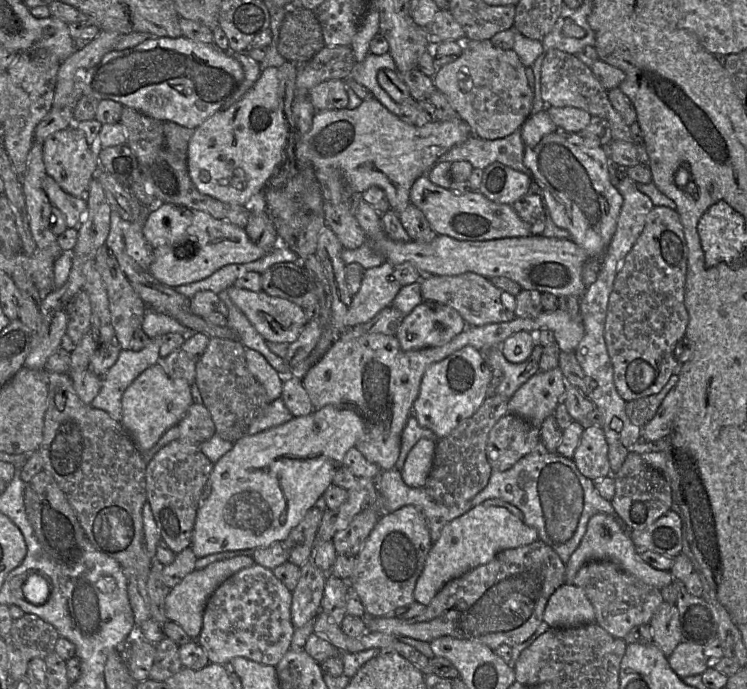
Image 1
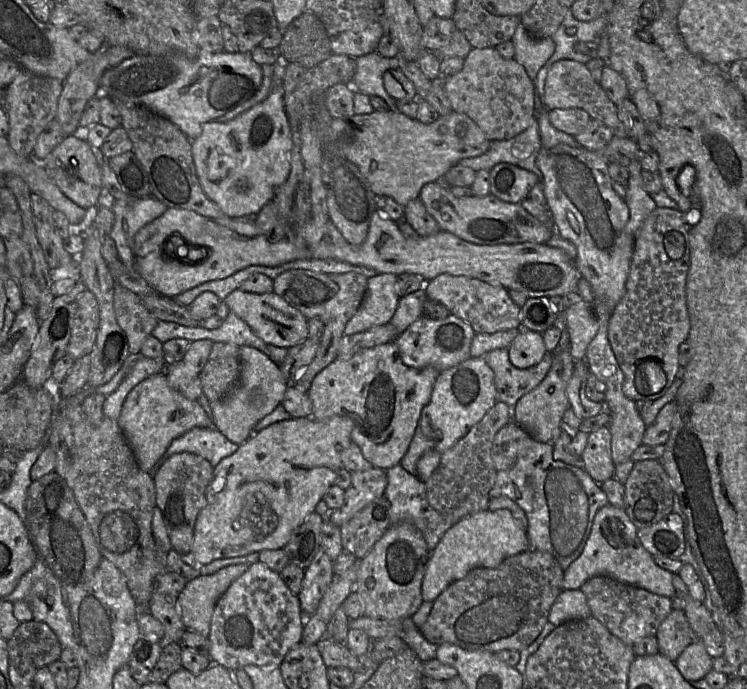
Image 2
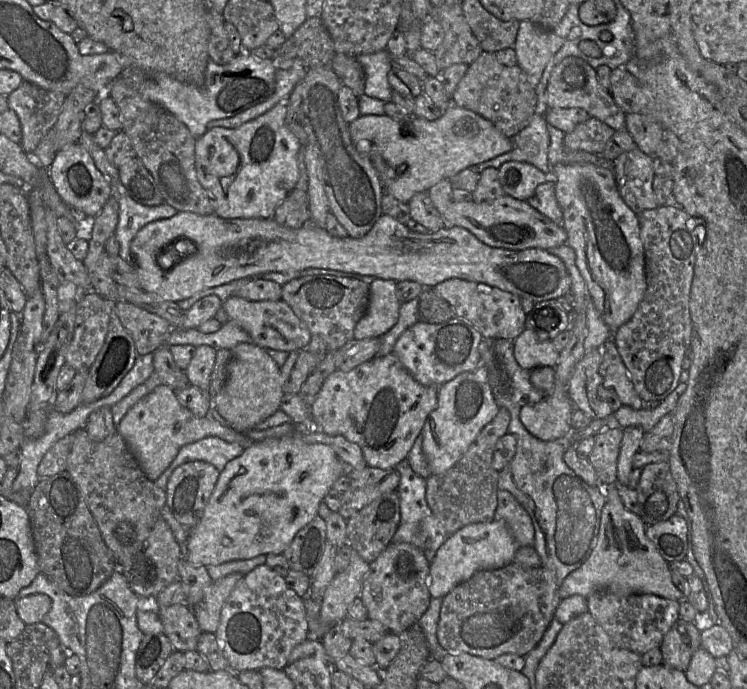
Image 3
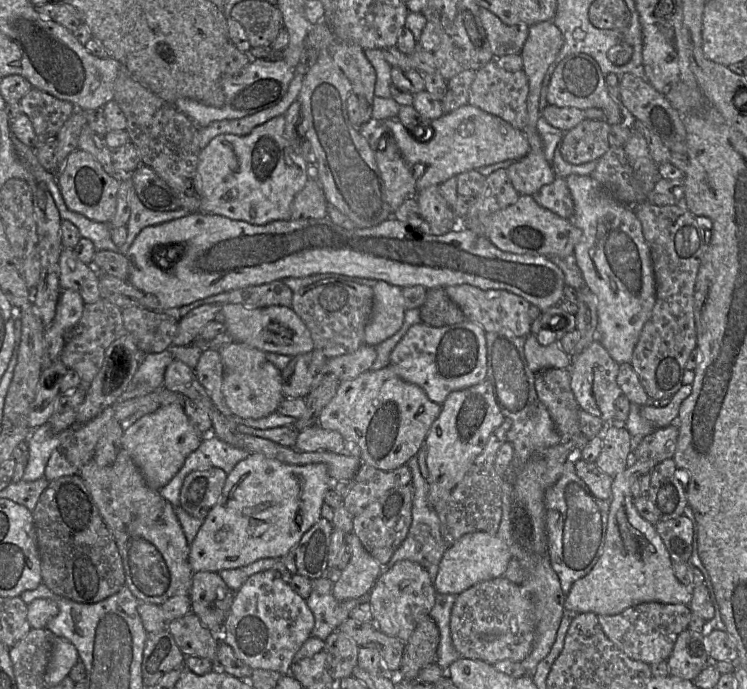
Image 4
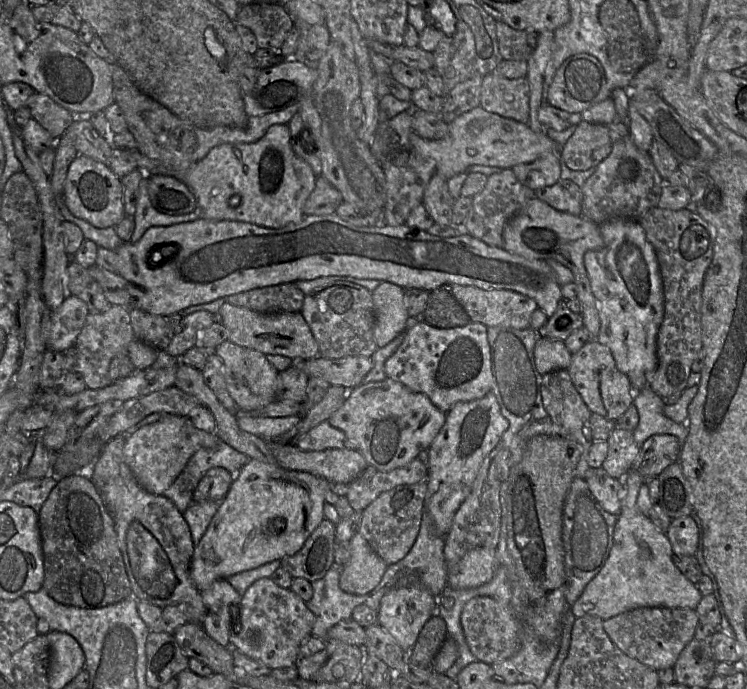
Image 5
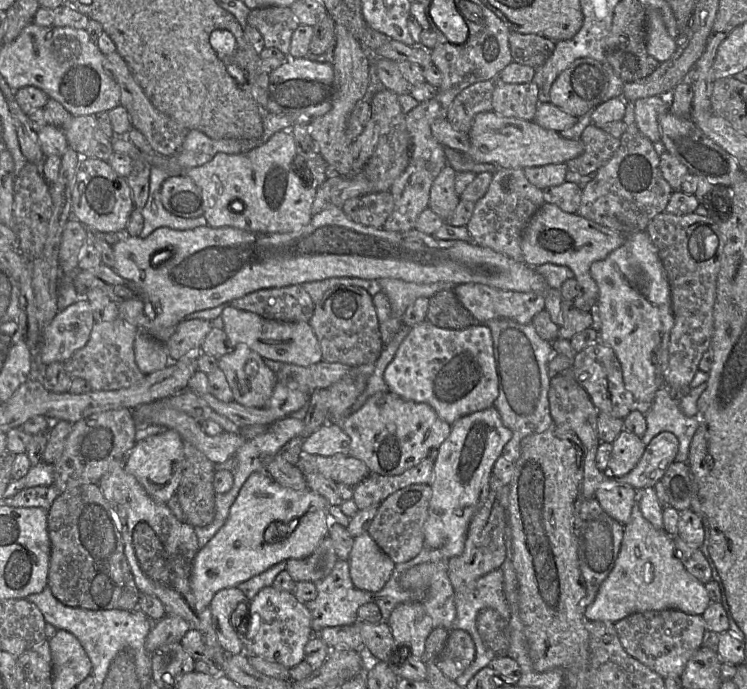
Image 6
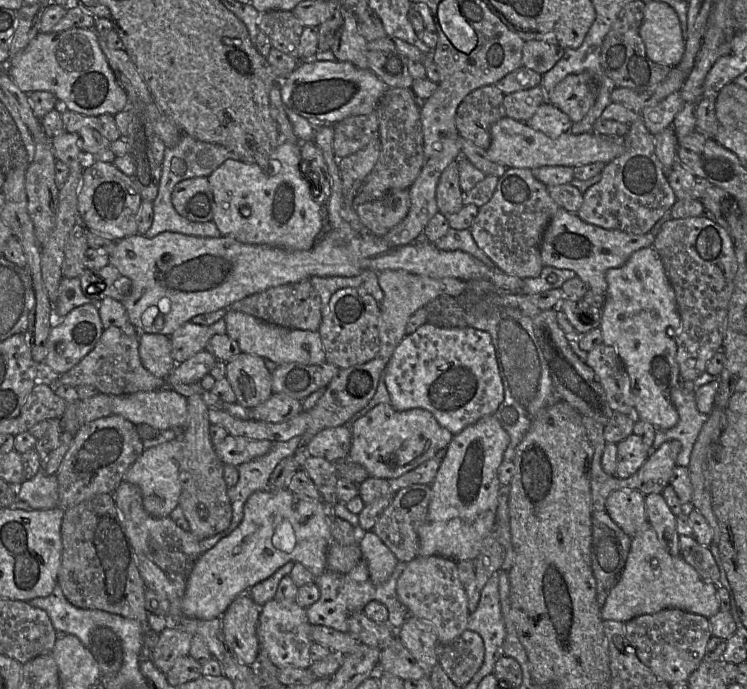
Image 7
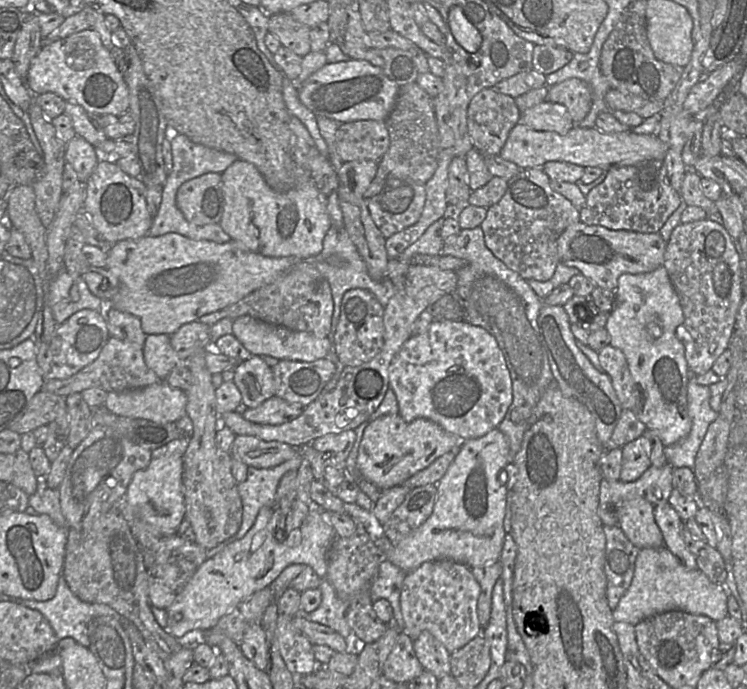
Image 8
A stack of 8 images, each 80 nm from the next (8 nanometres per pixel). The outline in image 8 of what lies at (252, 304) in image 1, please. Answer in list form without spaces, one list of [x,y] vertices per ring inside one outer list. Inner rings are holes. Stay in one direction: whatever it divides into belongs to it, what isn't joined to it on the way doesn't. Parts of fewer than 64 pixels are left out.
[[[245,315],[233,319],[232,335],[253,355],[270,356],[278,360],[313,362],[329,357],[332,342],[329,338],[320,338],[309,332],[295,331],[283,326],[276,326]]]

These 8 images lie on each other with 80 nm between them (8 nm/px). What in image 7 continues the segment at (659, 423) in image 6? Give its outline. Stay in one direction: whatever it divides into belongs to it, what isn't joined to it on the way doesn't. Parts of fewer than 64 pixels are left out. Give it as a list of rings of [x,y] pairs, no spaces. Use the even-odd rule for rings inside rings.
[[[679,387],[673,389],[671,401],[679,414],[679,421],[670,429],[656,431],[651,451],[658,449],[665,441],[678,440],[681,443],[681,450],[676,465],[688,467],[694,444],[711,412],[701,413],[697,409],[695,392],[683,392]]]

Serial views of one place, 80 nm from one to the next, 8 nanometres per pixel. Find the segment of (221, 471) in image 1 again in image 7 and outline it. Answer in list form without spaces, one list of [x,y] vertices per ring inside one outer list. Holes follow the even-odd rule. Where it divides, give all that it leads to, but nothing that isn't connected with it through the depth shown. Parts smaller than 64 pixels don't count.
[[[288,489],[254,492],[244,505],[243,518],[239,525],[215,546],[203,552],[195,562],[180,604],[182,615],[200,620],[220,619],[236,597],[248,593],[250,588],[272,576],[287,562],[301,563],[318,578],[327,570],[331,542],[328,505],[323,501],[293,493]]]

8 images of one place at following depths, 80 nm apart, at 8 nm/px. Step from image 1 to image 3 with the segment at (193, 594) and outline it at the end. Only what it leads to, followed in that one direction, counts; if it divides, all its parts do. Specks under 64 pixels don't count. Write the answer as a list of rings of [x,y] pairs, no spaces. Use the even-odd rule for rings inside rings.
[[[236,572],[213,581],[204,590],[203,599],[191,607],[202,632],[215,633],[223,604],[243,576]]]

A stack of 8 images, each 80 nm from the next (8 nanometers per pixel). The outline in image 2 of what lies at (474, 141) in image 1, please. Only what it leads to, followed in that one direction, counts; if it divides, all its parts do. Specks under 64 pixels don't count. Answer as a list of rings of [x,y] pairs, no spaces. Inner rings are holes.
[[[536,118],[521,133],[508,140],[490,141],[490,147],[484,154],[464,158],[458,164],[469,167],[475,172],[492,169],[498,163],[510,163],[533,172],[542,178],[536,165],[536,158],[542,148],[539,125]]]

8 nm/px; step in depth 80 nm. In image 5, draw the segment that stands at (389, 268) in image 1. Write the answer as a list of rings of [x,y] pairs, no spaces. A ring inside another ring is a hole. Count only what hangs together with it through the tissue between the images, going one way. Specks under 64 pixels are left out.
[[[380,282],[371,295],[375,316],[374,340],[378,347],[383,347],[402,332],[409,317],[404,289],[390,282]]]

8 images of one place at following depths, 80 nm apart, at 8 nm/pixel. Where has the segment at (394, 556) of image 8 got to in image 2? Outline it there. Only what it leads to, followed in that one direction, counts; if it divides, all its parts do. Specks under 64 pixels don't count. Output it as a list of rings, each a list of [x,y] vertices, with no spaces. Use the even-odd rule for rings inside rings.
[[[470,357],[438,373],[430,401],[421,411],[419,427],[433,441],[434,450],[442,454],[466,435],[496,402],[493,371],[483,357]]]

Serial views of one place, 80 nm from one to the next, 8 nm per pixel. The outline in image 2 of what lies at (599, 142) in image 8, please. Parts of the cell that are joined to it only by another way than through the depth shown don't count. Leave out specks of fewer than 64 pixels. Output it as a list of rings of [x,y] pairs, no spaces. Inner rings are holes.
[[[374,110],[369,114],[333,118],[331,129],[334,140],[344,157],[358,167],[373,193],[389,196],[403,207],[409,201],[418,198],[425,184],[435,182],[438,178],[445,176],[449,169],[462,159],[480,156],[490,147],[490,140],[479,126],[467,115],[455,111],[440,116],[432,123],[424,124],[399,111]]]

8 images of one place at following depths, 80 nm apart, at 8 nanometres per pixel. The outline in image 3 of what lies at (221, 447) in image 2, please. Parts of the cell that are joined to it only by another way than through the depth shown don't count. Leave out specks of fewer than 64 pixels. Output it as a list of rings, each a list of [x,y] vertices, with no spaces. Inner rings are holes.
[[[208,436],[201,440],[182,446],[171,465],[155,481],[165,490],[173,471],[180,465],[191,461],[204,461],[222,471],[232,459],[240,456],[244,448],[237,443],[227,442],[216,436]]]

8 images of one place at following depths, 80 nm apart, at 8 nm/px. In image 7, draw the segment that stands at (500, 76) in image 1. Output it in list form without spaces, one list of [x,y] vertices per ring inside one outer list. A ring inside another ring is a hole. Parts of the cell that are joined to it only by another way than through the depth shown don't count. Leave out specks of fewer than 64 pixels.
[[[540,86],[506,94],[503,99],[505,116],[525,123],[543,102],[544,91]]]

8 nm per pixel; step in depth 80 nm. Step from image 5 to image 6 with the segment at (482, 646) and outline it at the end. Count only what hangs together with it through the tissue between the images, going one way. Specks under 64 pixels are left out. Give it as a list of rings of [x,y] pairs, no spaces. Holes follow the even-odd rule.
[[[491,608],[482,609],[476,618],[477,631],[496,656],[507,654],[510,638],[509,623]]]

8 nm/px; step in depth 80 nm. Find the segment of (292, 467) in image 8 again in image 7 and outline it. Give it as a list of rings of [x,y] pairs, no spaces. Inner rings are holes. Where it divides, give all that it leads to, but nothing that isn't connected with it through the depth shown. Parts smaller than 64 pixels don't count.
[[[300,436],[285,442],[273,442],[267,454],[237,466],[238,482],[227,491],[233,511],[231,523],[227,530],[200,541],[203,552],[211,549],[239,525],[243,518],[244,505],[249,496],[257,491],[269,491],[269,479],[276,466],[282,459],[293,456],[299,447]]]

